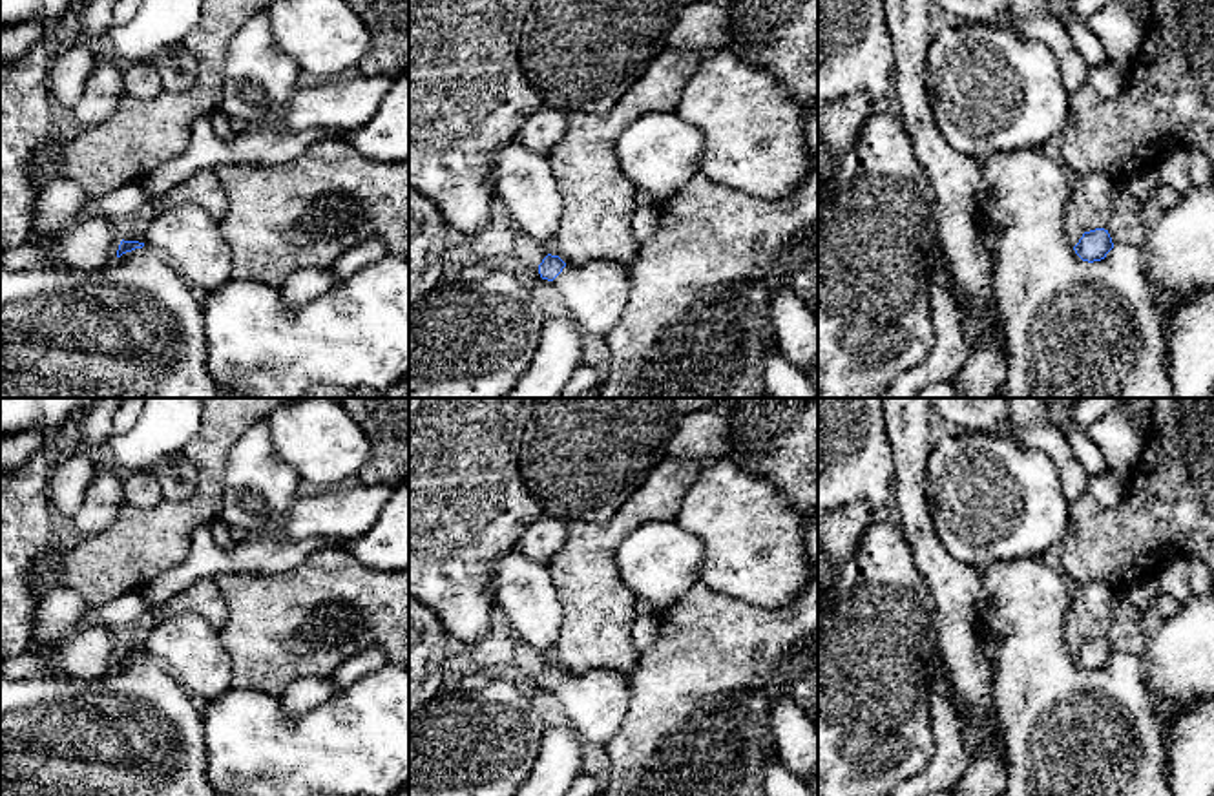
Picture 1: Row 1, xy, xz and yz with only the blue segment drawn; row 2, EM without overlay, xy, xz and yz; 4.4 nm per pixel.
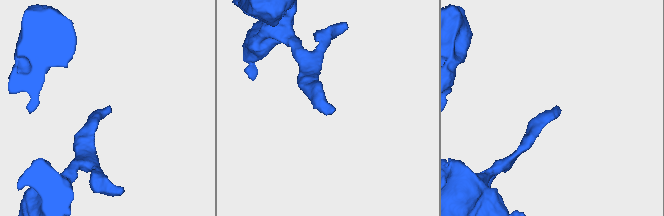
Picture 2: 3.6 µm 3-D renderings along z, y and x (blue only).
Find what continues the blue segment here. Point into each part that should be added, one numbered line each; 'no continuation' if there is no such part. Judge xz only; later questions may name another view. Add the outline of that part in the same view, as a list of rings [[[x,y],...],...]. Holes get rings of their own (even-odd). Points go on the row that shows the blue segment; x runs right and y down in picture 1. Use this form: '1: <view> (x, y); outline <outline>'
1: xz (596, 294); outline [[[606,261],[566,265],[553,283],[570,318],[586,332],[606,338],[628,303],[630,268]]]

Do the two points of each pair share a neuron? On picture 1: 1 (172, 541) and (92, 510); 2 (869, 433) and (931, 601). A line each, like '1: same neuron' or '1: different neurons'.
1: different neurons
2: different neurons

